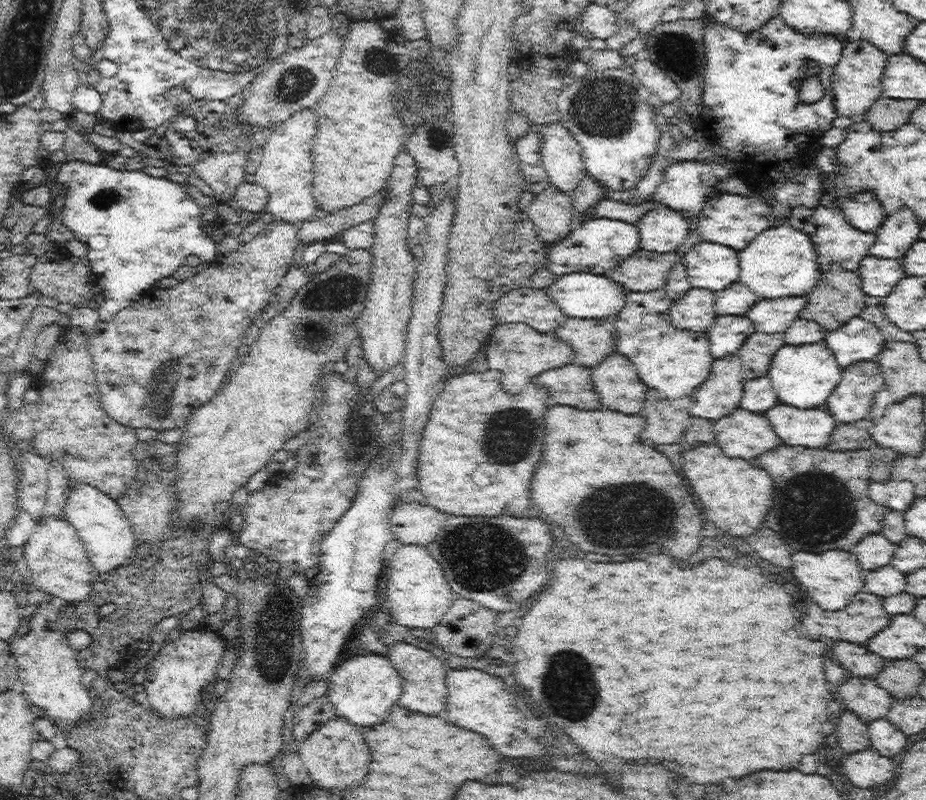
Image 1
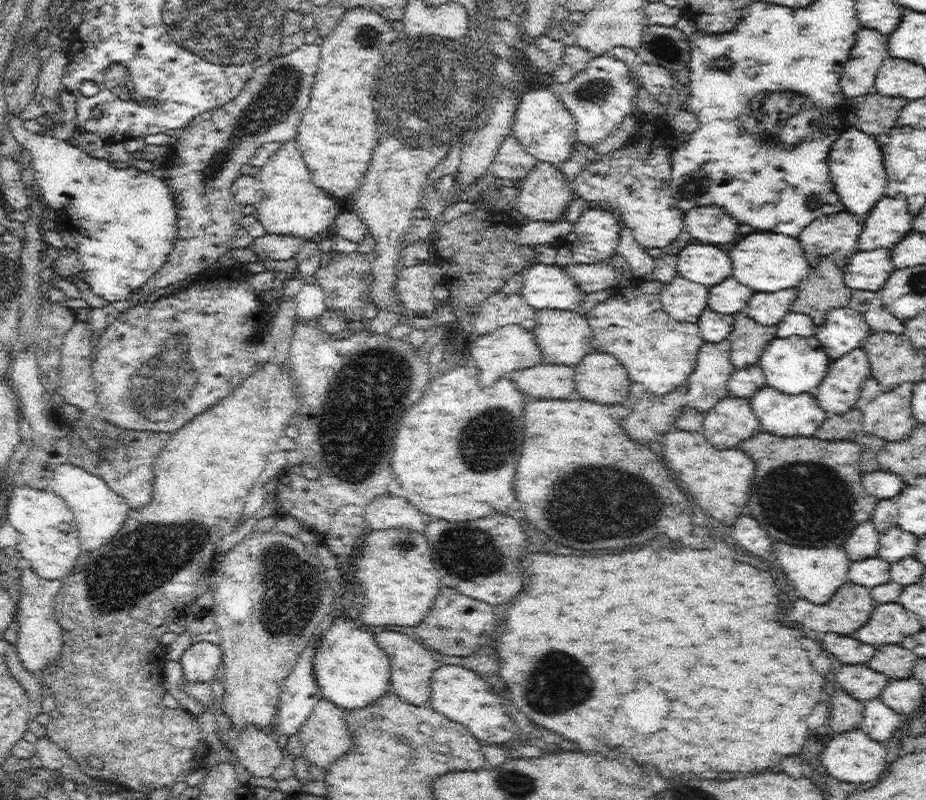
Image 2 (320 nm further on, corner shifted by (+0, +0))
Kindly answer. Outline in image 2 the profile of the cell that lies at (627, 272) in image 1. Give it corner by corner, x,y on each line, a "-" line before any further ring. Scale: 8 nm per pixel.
598,262
585,265
568,265
563,266
566,271
584,292
598,292
608,287
621,285
628,280
628,276
620,274
612,264

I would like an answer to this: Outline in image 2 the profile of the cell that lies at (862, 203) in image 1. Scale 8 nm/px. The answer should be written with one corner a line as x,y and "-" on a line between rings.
854,125
840,134
828,152
828,168
834,190
841,199
841,205
848,212
860,217
870,213
870,208
882,200
887,186
880,145
874,136
862,132

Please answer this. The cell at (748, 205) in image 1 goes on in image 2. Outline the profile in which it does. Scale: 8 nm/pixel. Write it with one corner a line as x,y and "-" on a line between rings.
715,205
700,206
685,212
685,230
700,243
726,244
736,240
738,222

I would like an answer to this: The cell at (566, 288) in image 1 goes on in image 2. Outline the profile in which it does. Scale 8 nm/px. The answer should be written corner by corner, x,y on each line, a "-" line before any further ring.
540,262
534,263
528,267
528,270
522,272
523,287
520,293
523,295
527,304
536,310
542,309
560,309
572,311
578,308
583,302
586,292
580,290
575,280
560,266
545,265

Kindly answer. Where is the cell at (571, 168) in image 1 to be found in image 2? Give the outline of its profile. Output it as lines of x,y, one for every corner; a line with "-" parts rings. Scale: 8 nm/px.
530,85
520,97
511,126
512,136
524,146
526,152
555,166
560,166
570,158
577,144
577,132
572,113
564,106
562,99
554,95
545,85

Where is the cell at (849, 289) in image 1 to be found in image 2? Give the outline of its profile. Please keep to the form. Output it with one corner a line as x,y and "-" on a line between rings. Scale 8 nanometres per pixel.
820,258
820,262
810,270
810,276
800,282
791,311
807,314
816,325
822,325
830,310
849,306
852,293
853,289
845,281
845,271
838,267
834,258

